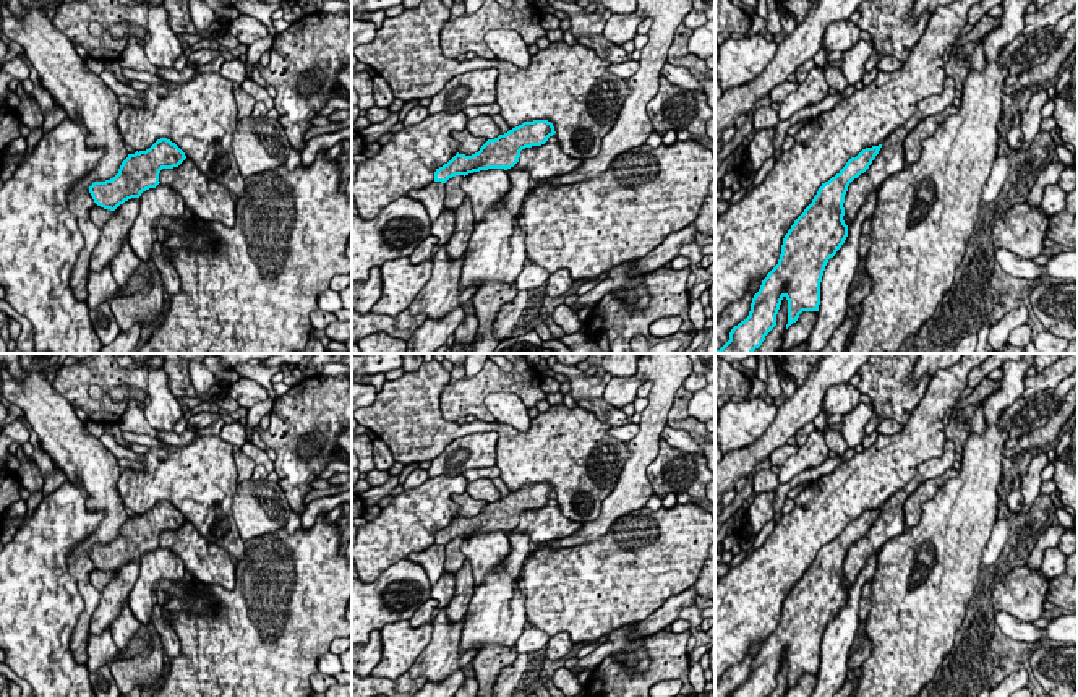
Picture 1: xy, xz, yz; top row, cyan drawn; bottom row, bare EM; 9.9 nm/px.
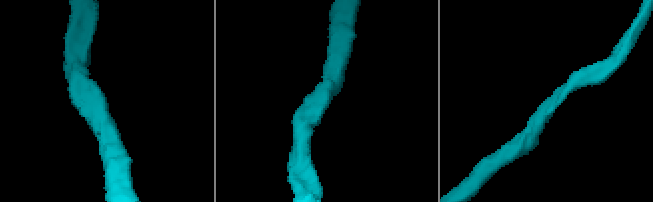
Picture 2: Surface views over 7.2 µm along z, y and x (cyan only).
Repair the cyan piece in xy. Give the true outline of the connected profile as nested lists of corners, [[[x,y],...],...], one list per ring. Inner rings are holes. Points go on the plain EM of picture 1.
[[[160,501],[149,512],[128,517],[118,537],[105,545],[94,545],[89,556],[94,566],[115,574],[143,554],[165,548],[175,553],[185,566],[186,575],[206,585],[235,588],[235,562],[220,546],[209,545],[170,502]]]

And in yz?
[[[947,441],[945,452],[921,464],[916,477],[882,507],[862,512],[835,540],[822,546],[812,566],[785,598],[778,627],[762,644],[749,679],[729,697],[768,697],[776,689],[783,661],[788,663],[786,692],[802,674],[819,674],[825,629],[845,606],[848,590],[866,561],[890,538],[905,532],[906,498],[926,480],[953,468],[955,459],[955,444]]]

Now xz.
[[[548,483],[524,485],[522,488],[488,502],[472,519],[456,517],[447,527],[436,532],[434,545],[446,546],[456,538],[468,538],[488,532],[525,533],[533,546],[574,535],[582,522],[569,520],[561,514]]]

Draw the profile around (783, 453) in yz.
[[[783,444],[770,454],[770,464],[781,467],[791,455],[798,452],[798,446]]]

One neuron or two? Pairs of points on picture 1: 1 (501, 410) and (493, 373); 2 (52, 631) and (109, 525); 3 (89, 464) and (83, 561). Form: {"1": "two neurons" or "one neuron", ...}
{"1": "two neurons", "2": "two neurons", "3": "one neuron"}

